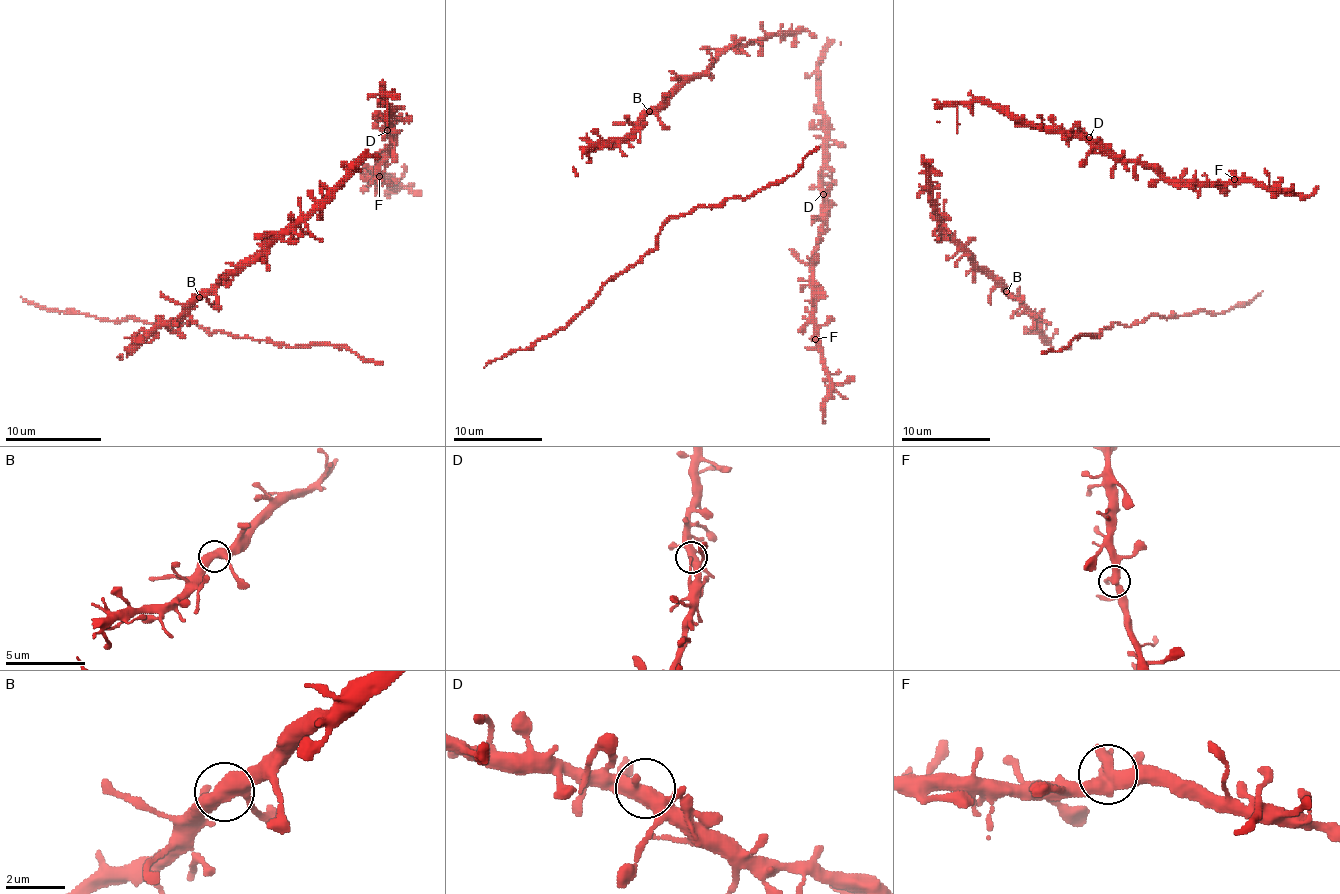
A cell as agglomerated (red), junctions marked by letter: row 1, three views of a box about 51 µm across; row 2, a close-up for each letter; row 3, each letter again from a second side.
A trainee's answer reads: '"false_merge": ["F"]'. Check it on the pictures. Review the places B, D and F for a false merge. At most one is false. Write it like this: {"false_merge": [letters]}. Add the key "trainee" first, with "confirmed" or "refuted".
{"trainee": "refuted", "false_merge": []}

